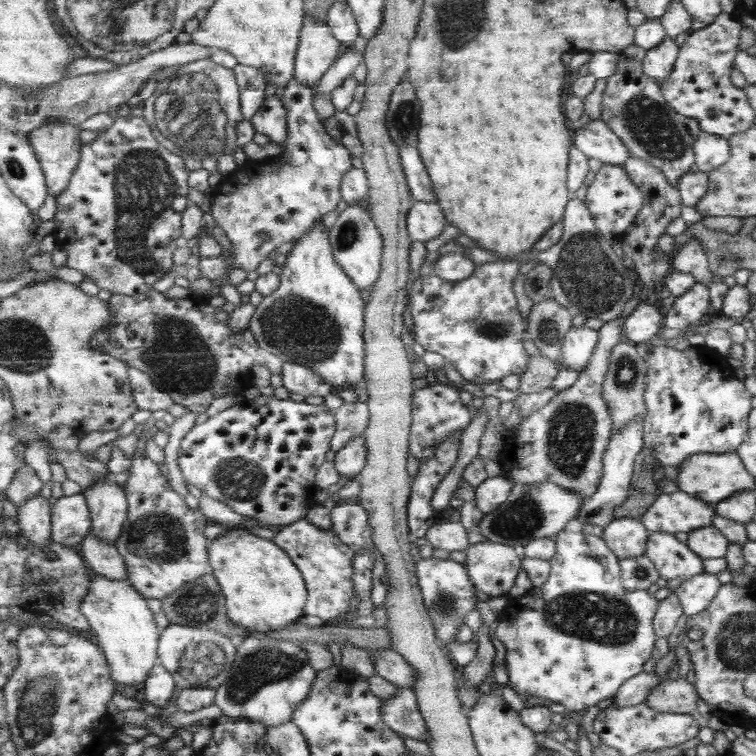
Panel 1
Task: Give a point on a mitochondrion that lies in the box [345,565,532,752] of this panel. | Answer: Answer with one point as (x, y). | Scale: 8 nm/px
(445, 604)

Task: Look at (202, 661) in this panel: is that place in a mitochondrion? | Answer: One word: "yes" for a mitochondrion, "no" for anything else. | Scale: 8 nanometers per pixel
yes

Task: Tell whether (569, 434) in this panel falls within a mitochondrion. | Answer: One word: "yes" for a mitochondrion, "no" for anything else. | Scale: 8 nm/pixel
yes

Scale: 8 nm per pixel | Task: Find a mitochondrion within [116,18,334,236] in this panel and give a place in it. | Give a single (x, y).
(190, 112)

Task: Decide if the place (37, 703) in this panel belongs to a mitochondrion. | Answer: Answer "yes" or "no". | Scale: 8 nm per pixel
yes

